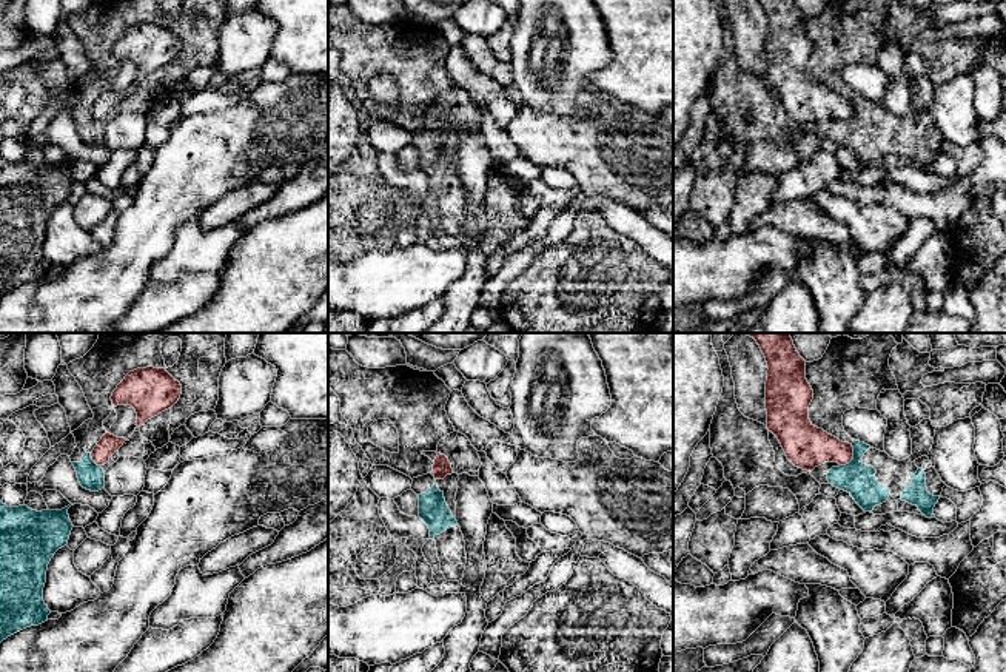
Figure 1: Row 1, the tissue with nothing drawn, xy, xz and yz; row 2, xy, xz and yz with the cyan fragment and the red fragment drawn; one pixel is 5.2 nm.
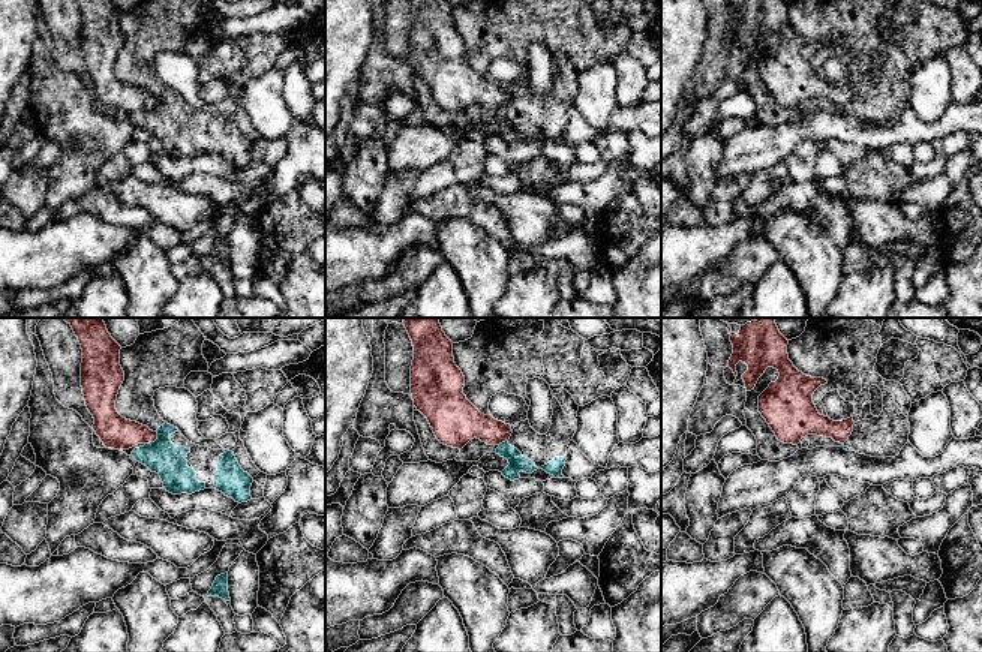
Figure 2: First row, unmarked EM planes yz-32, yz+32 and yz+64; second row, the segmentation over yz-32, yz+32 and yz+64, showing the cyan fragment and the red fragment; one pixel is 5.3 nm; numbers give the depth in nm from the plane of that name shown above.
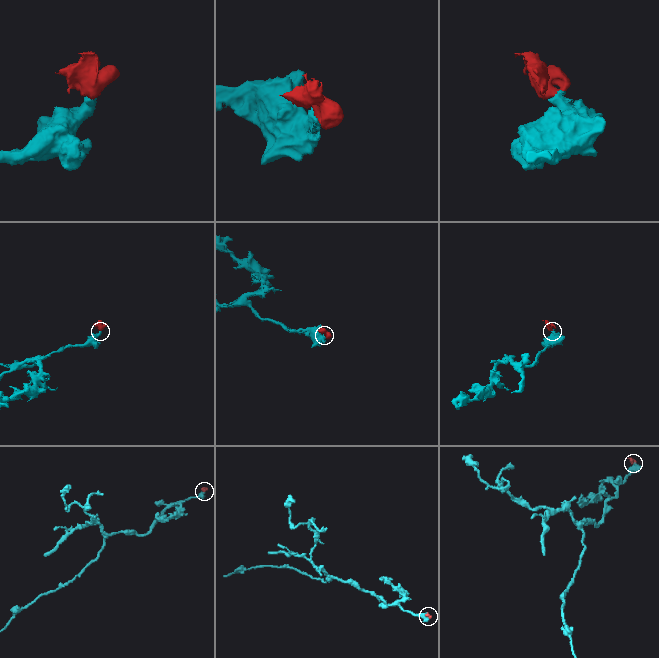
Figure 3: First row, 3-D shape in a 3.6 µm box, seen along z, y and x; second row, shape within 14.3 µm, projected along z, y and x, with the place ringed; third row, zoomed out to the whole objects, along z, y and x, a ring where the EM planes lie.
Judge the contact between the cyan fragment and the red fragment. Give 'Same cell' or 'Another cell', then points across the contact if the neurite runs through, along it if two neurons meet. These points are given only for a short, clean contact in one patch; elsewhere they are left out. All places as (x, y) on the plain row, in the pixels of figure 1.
Another cell. Boundary: yz (852, 99), (852, 113), (840, 120)

